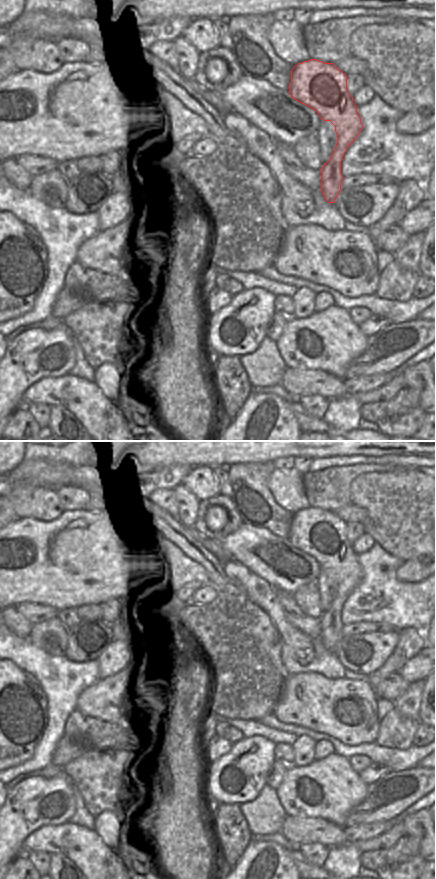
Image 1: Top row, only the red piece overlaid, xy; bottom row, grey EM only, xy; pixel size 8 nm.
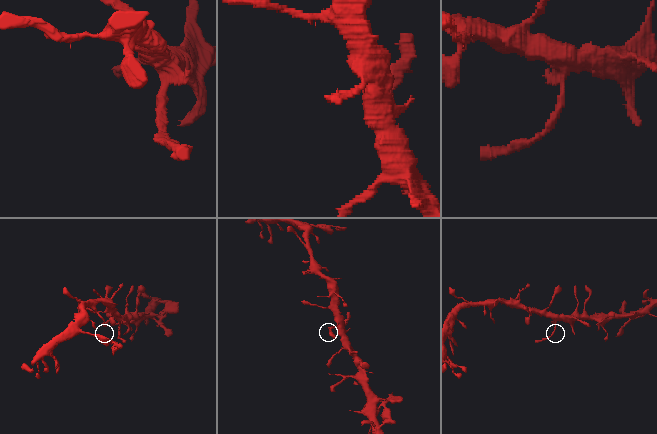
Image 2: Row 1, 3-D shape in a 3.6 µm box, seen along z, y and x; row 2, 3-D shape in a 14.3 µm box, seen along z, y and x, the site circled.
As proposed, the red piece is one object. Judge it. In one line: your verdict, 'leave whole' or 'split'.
split

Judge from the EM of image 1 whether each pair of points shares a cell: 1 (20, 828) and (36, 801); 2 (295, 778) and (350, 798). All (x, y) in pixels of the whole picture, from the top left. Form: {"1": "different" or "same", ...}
{"1": "same", "2": "same"}

